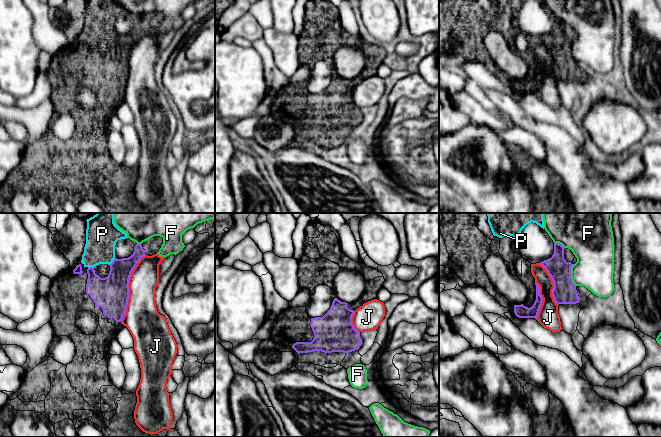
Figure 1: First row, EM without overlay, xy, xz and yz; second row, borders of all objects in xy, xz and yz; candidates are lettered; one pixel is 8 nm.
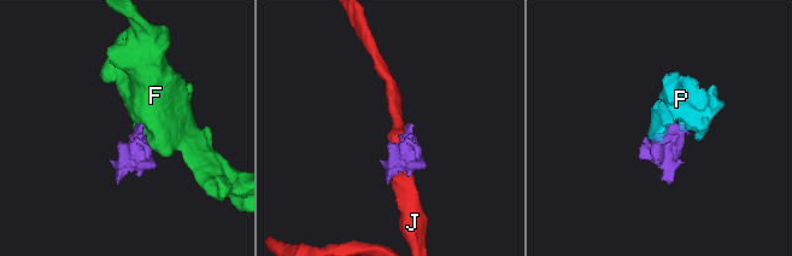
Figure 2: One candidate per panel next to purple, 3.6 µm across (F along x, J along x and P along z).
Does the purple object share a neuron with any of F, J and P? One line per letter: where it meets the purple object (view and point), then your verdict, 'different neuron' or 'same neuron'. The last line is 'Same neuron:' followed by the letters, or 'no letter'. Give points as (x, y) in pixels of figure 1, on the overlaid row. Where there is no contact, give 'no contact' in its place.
F: contact yz (570, 275); different neuron
J: contact xy (128, 288); different neuron
P: contact xy (112, 262); same neuron
Same neuron: P

